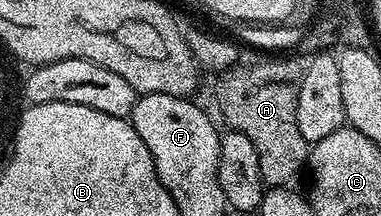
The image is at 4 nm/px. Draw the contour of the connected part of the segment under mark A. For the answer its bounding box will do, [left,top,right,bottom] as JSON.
[217,60,308,186]

